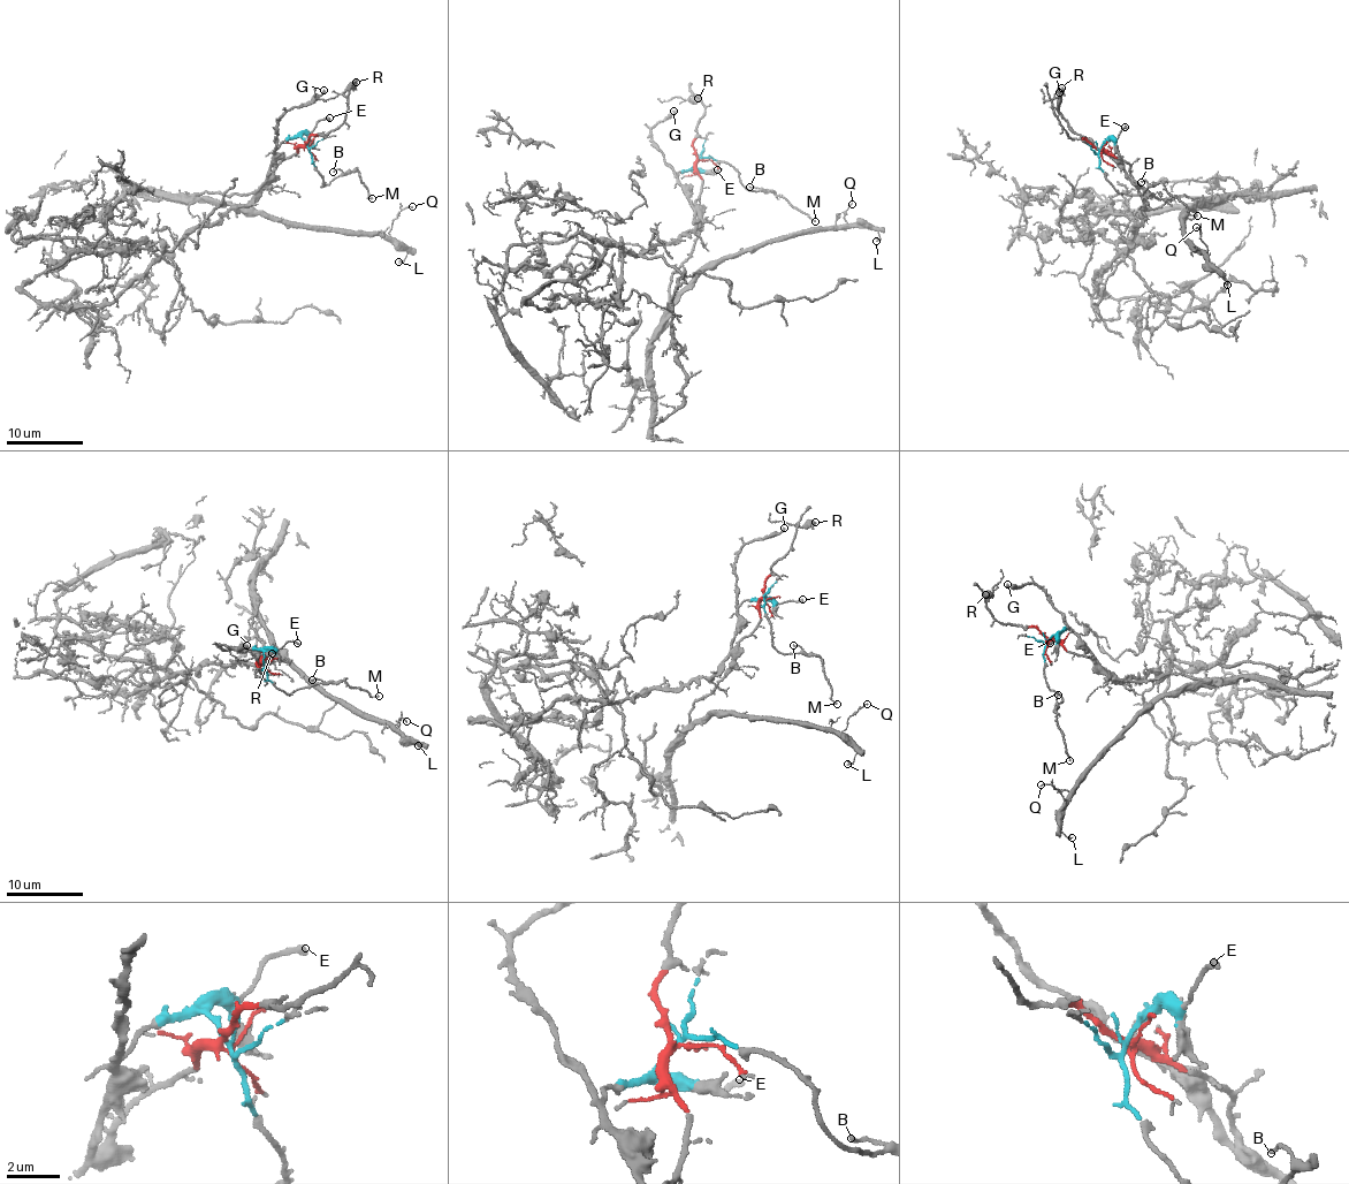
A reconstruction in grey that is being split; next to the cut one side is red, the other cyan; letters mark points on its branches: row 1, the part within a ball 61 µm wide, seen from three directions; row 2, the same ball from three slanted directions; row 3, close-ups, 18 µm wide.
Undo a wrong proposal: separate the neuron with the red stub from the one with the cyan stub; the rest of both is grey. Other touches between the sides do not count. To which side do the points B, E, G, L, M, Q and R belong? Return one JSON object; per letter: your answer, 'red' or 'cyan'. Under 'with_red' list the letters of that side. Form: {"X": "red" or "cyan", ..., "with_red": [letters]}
{"B": "cyan", "E": "cyan", "G": "cyan", "L": "red", "M": "cyan", "Q": "red", "R": "red", "with_red": ["L", "Q", "R"]}

